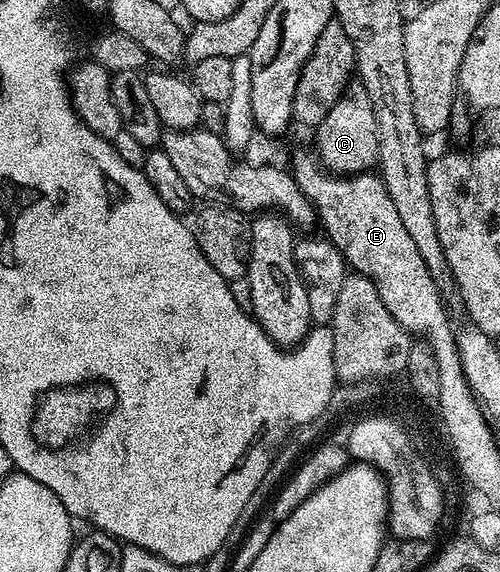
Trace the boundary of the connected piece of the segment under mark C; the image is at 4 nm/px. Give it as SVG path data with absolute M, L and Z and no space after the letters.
M352 82L346 88L340 102L336 102L332 110L328 112L326 118L316 126L318 132L318 148L316 155L322 162L322 167L327 172L335 173L339 176L356 176L359 172L370 172L378 163L378 130L376 122L375 108L372 106L368 92L364 90L361 82Z

